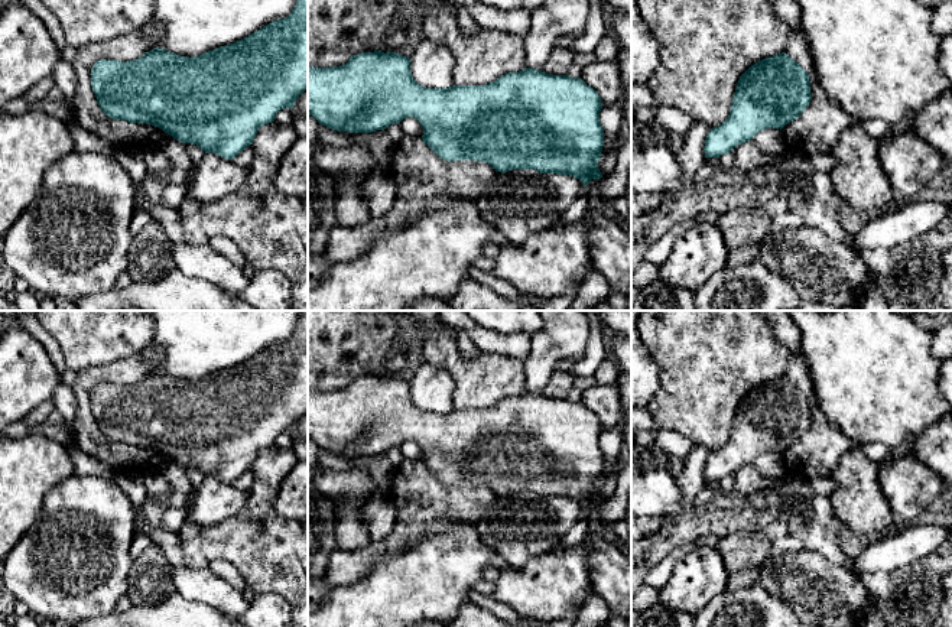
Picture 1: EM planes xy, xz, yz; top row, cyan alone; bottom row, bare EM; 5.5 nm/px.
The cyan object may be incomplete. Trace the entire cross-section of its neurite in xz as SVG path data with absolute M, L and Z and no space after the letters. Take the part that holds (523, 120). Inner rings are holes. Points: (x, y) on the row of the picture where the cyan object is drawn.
M363 52L351 56L347 64L332 68L308 65L308 114L322 126L338 131L371 133L400 123L406 117L415 117L423 127L423 143L443 160L485 162L501 173L513 169L535 169L540 173L569 175L585 186L592 179L602 178L598 169L604 146L601 108L598 92L581 78L550 75L532 68L509 72L485 85L426 88L413 79L409 56L396 52Z

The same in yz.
M782 52L751 65L738 79L728 118L705 139L705 157L719 157L766 129L783 129L812 98L809 74Z

